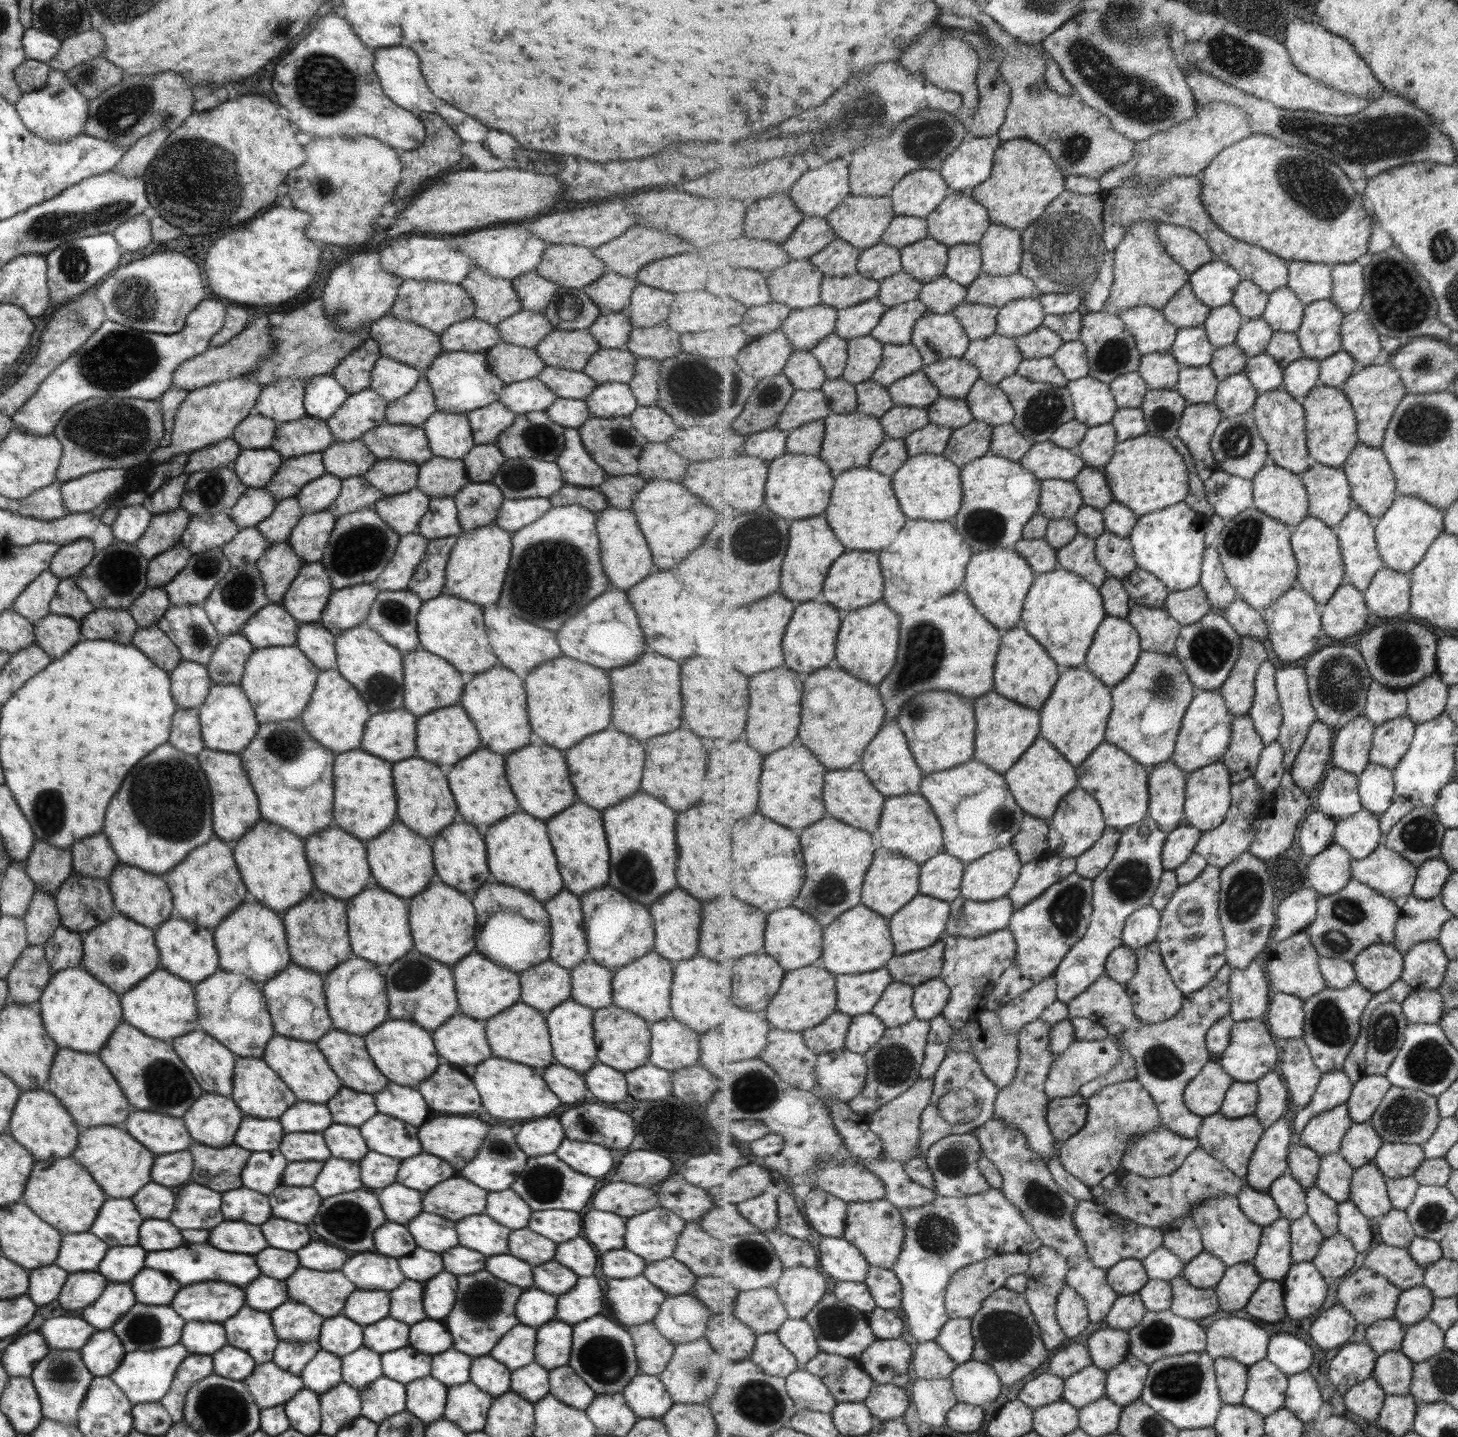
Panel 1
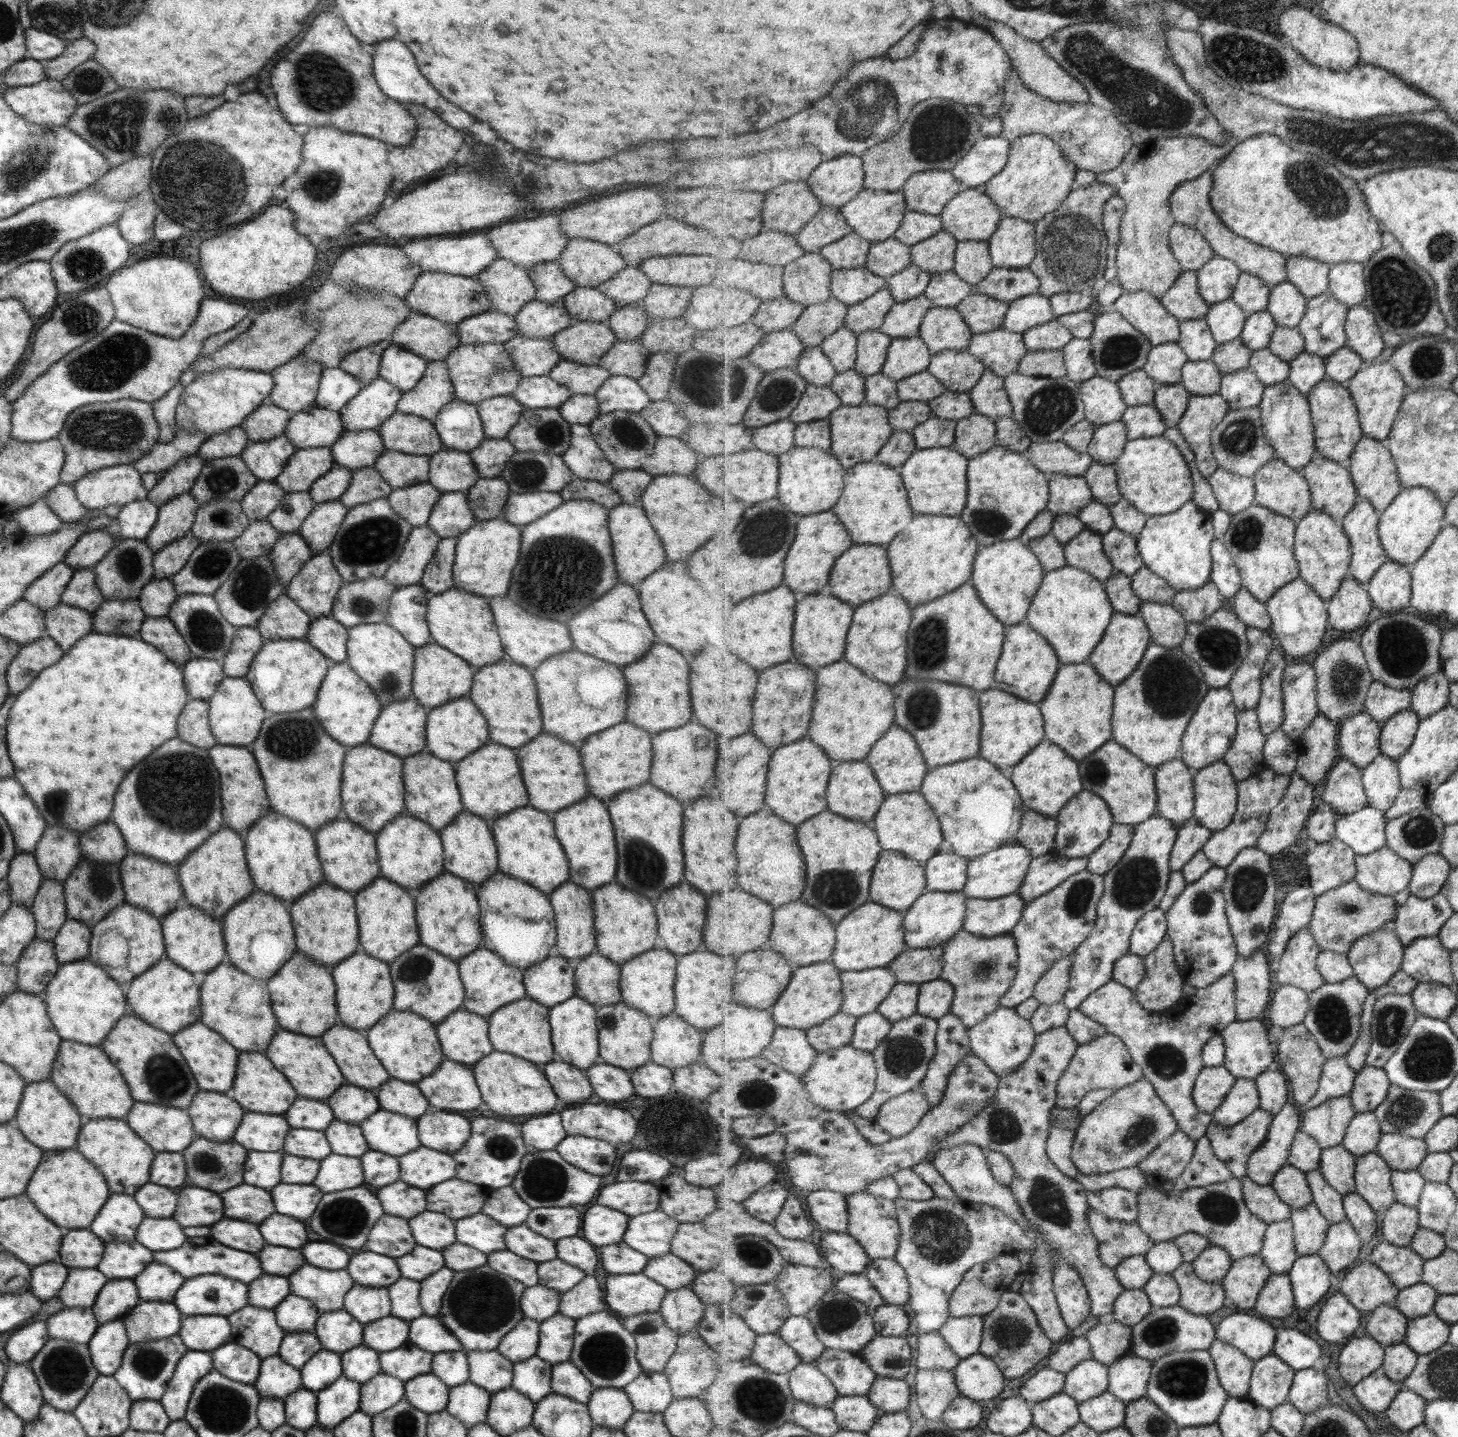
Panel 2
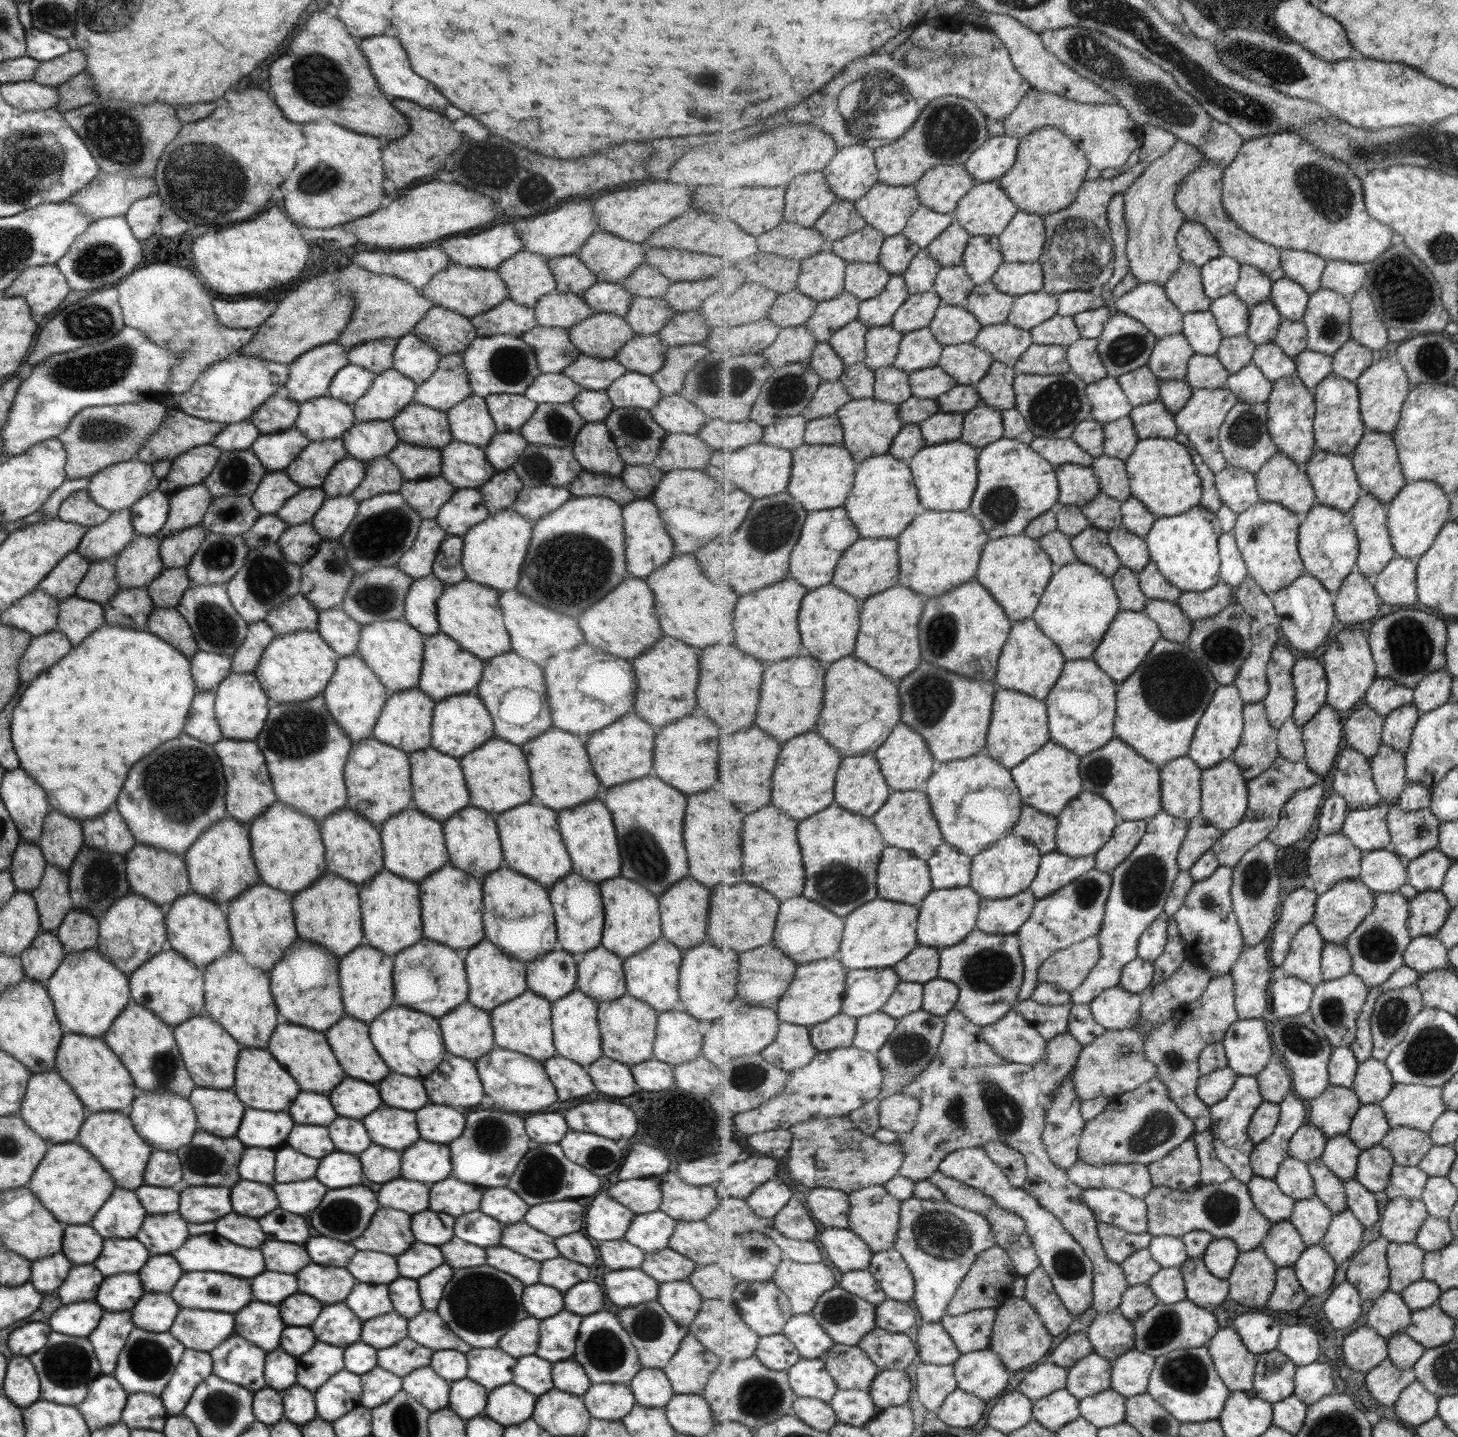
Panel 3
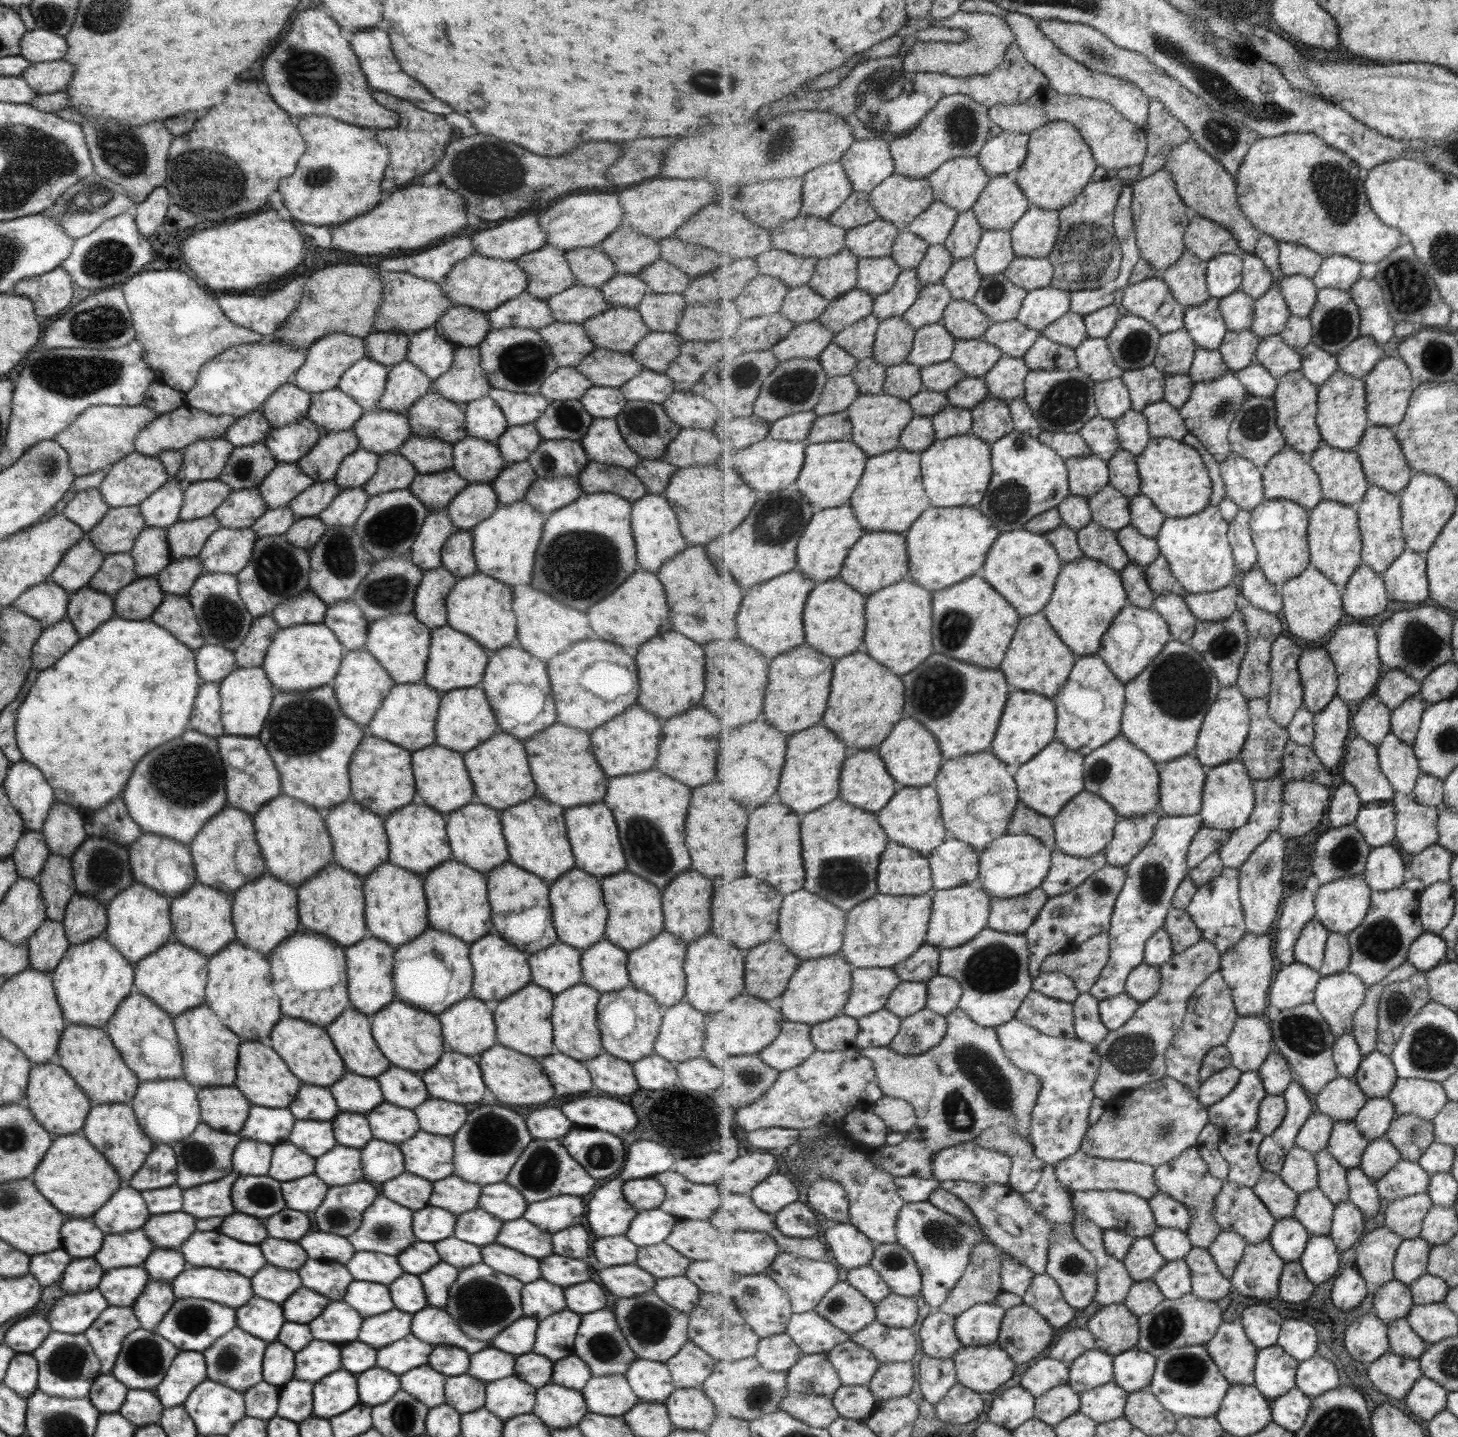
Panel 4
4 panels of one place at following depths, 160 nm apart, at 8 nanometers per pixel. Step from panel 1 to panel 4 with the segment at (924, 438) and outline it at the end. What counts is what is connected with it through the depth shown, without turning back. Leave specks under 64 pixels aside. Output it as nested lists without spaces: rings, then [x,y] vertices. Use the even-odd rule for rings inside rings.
[[[949,405],[931,417],[938,440],[965,435],[971,433],[974,428],[972,409],[969,408]]]

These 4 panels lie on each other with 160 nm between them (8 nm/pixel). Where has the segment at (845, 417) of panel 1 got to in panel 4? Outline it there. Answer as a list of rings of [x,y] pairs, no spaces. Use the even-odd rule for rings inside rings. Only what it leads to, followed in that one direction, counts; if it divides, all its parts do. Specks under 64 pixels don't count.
[[[881,392],[879,394],[860,394],[846,410],[854,426],[852,438],[869,457],[877,456],[899,448],[903,430],[916,415],[911,403],[903,398]]]

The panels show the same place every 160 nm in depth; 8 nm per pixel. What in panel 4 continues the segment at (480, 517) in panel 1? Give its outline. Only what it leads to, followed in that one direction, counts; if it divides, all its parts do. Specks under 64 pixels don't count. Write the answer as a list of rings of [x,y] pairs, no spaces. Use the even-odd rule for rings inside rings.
[[[523,460],[505,466],[489,485],[495,492],[499,504],[507,505],[522,500],[528,486],[535,479],[534,470]]]

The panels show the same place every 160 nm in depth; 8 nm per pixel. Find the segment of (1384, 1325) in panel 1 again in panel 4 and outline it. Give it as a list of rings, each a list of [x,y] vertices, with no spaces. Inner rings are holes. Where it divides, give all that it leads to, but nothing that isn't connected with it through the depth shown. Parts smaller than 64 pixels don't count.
[[[1394,1279],[1381,1285],[1373,1300],[1373,1309],[1387,1325],[1405,1318],[1414,1308],[1414,1295],[1409,1284]]]

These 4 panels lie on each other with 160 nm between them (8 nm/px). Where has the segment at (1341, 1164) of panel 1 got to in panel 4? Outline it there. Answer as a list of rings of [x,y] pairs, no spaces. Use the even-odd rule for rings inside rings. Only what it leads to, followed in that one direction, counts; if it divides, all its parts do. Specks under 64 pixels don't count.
[[[1354,1121],[1336,1122],[1328,1150],[1347,1169],[1359,1167],[1371,1141],[1357,1129]]]

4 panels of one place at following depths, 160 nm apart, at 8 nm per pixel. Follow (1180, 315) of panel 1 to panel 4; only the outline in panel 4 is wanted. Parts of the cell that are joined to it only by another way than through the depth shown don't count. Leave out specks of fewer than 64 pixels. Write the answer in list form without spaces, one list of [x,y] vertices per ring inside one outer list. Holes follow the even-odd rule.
[[[1187,250],[1185,254],[1166,270],[1163,280],[1174,291],[1174,297],[1184,307],[1205,304],[1210,300],[1208,289],[1208,261]]]

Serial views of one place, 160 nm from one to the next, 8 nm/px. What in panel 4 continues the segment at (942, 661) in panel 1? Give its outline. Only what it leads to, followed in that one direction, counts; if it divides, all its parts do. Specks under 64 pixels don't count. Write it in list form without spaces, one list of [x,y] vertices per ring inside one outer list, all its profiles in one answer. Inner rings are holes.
[[[981,574],[933,592],[935,652],[983,668],[1000,668],[1022,618]]]

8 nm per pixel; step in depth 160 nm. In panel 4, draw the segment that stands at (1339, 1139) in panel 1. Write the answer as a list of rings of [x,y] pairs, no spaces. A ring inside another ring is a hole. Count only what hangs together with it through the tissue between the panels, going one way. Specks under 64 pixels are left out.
[[[1339,1076],[1319,1095],[1314,1097],[1315,1111],[1322,1112],[1335,1122],[1355,1121],[1361,1109],[1366,1106],[1369,1097],[1359,1087],[1356,1078]]]

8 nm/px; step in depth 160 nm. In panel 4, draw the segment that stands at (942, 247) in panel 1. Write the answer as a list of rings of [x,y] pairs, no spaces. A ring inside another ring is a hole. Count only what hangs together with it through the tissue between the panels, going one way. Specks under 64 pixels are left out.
[[[973,209],[960,213],[951,236],[944,243],[955,261],[974,256],[983,238],[985,228],[981,226]]]

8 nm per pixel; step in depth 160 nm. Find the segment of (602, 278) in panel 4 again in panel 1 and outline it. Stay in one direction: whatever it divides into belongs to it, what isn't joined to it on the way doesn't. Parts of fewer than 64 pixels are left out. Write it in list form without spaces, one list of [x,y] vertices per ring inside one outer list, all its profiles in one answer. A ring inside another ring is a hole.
[[[531,270],[510,280],[511,288],[518,298],[520,310],[542,313],[552,294],[559,288]]]

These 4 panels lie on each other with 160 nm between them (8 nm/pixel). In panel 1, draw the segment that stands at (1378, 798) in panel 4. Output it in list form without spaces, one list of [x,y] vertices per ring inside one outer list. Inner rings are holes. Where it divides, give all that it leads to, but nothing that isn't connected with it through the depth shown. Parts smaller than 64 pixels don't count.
[[[1334,766],[1320,785],[1317,802],[1316,808],[1335,819],[1336,823],[1357,814],[1364,808],[1359,794],[1359,775]]]

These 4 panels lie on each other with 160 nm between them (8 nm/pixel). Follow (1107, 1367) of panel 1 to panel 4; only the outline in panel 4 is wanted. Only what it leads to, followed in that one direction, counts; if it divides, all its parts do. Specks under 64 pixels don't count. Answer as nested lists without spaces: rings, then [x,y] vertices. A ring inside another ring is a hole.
[[[1123,1302],[1100,1305],[1087,1322],[1095,1336],[1096,1348],[1116,1356],[1137,1347],[1141,1340],[1138,1317]]]

